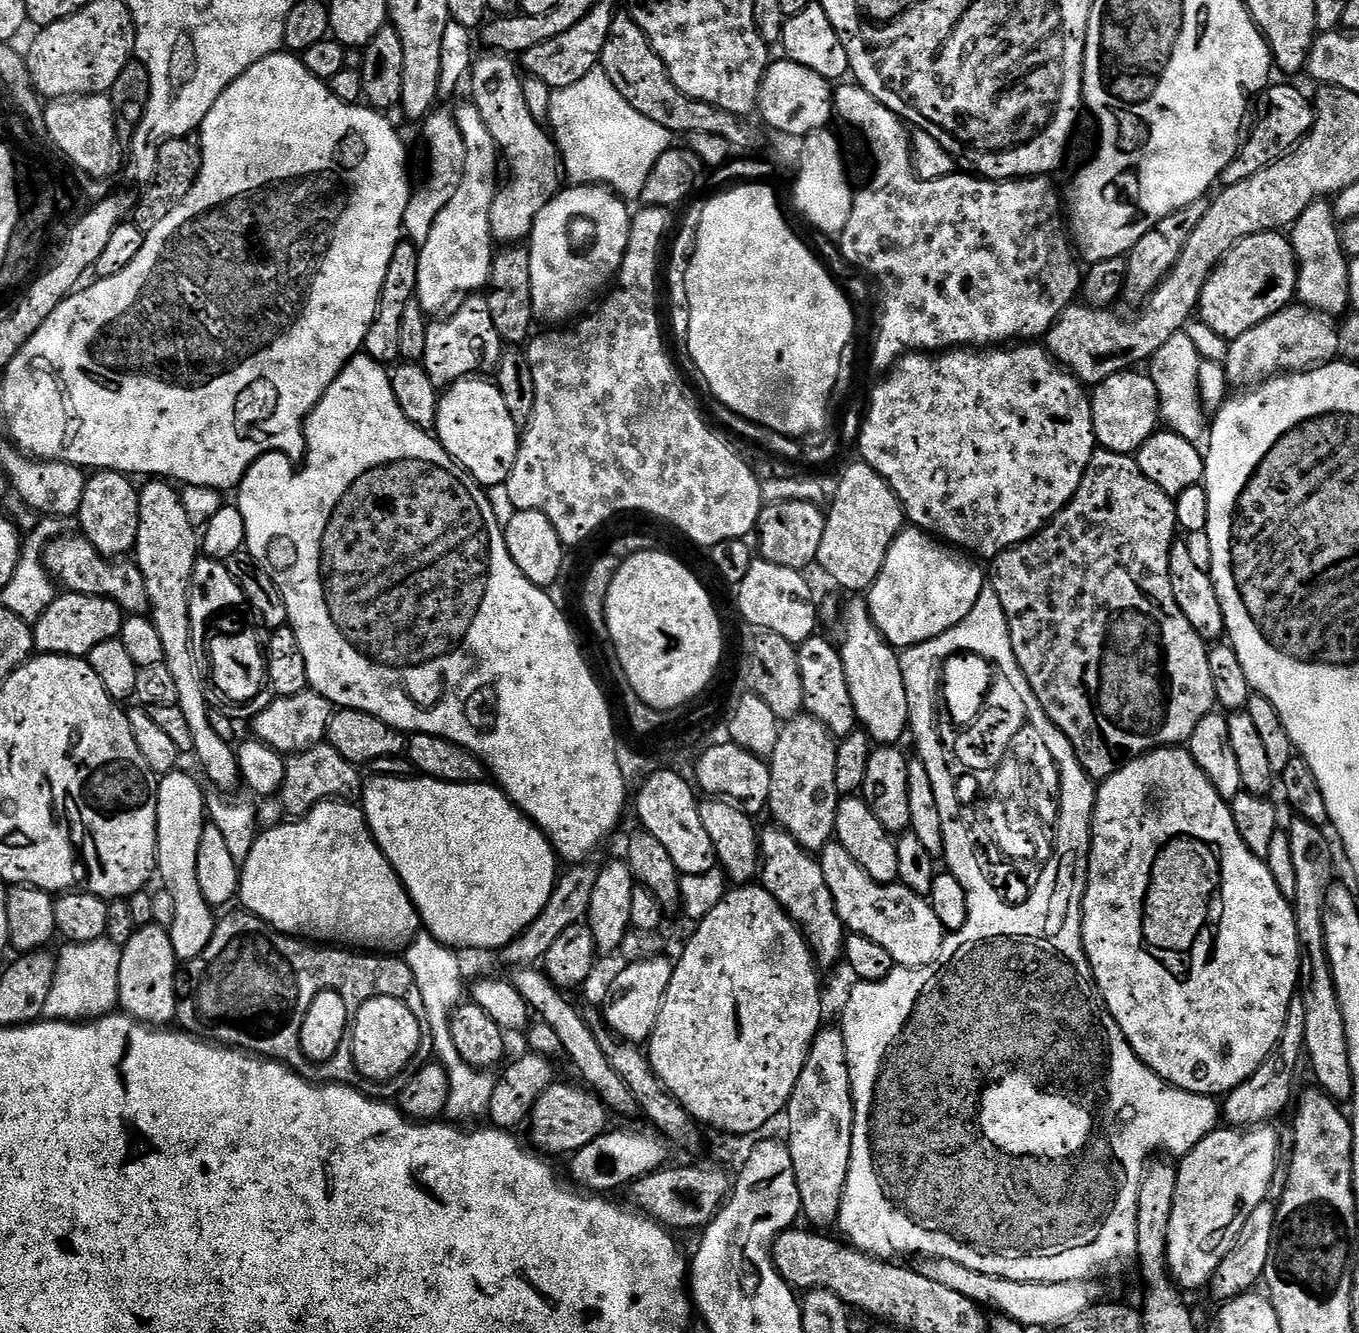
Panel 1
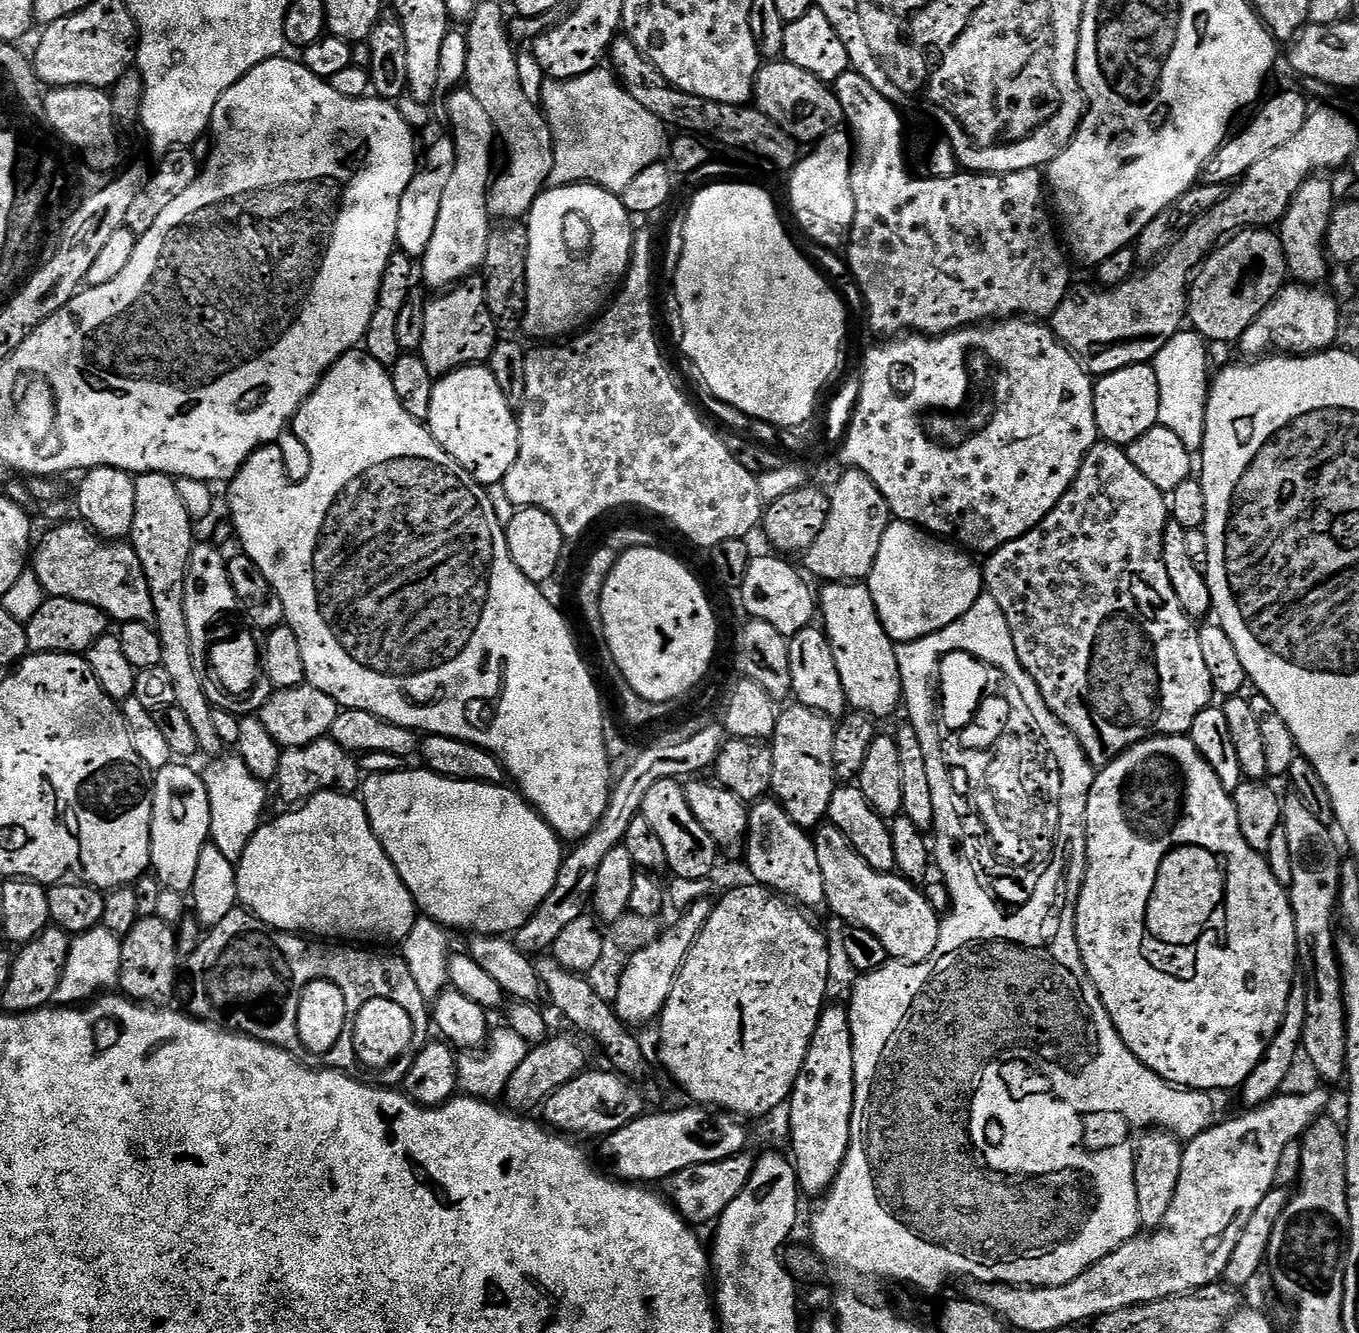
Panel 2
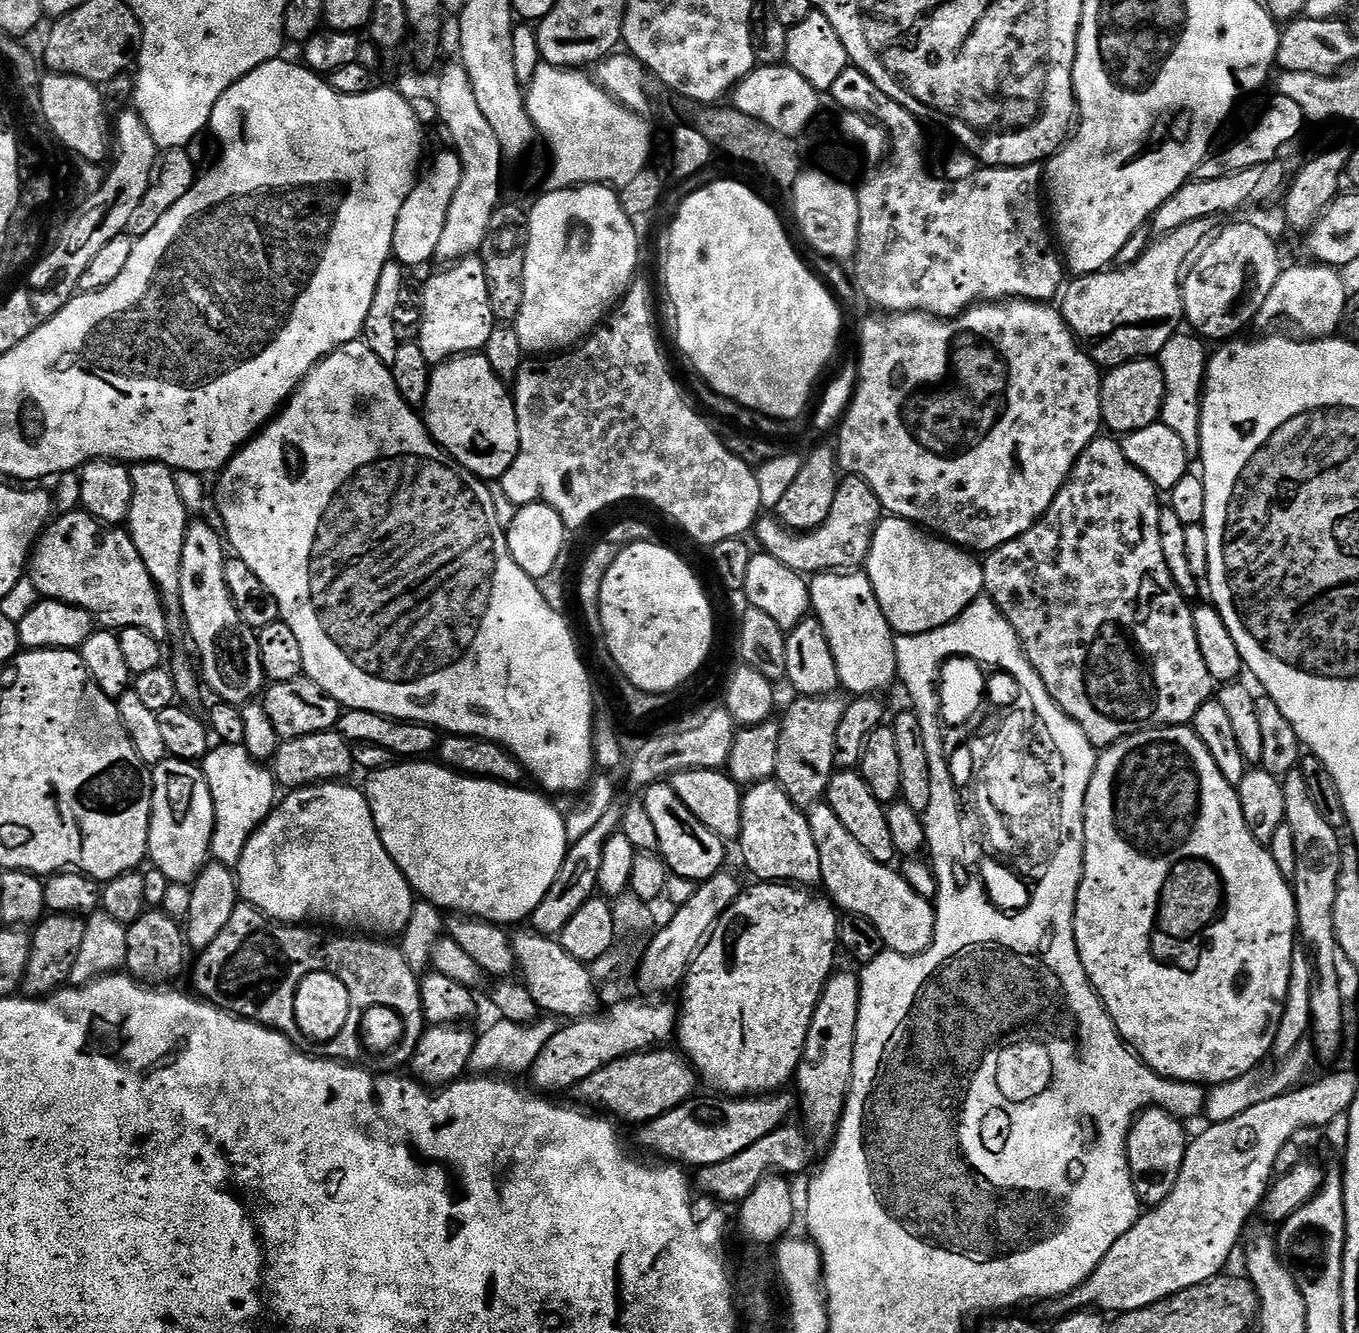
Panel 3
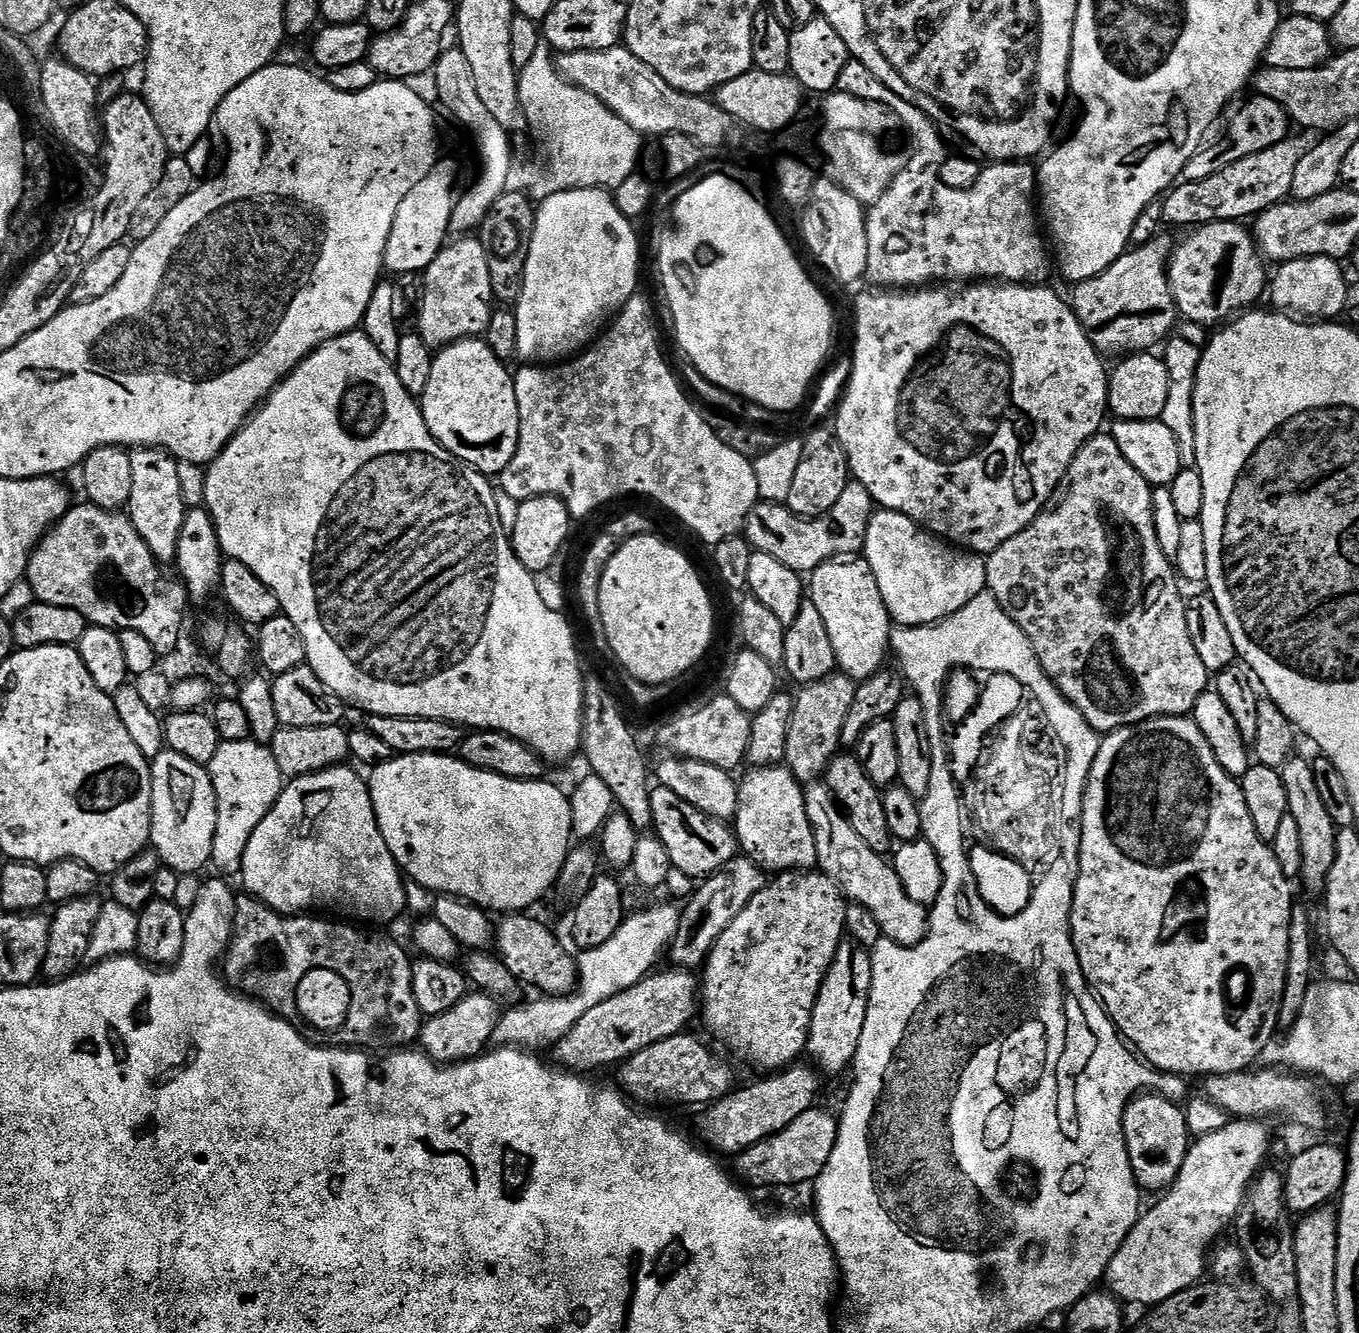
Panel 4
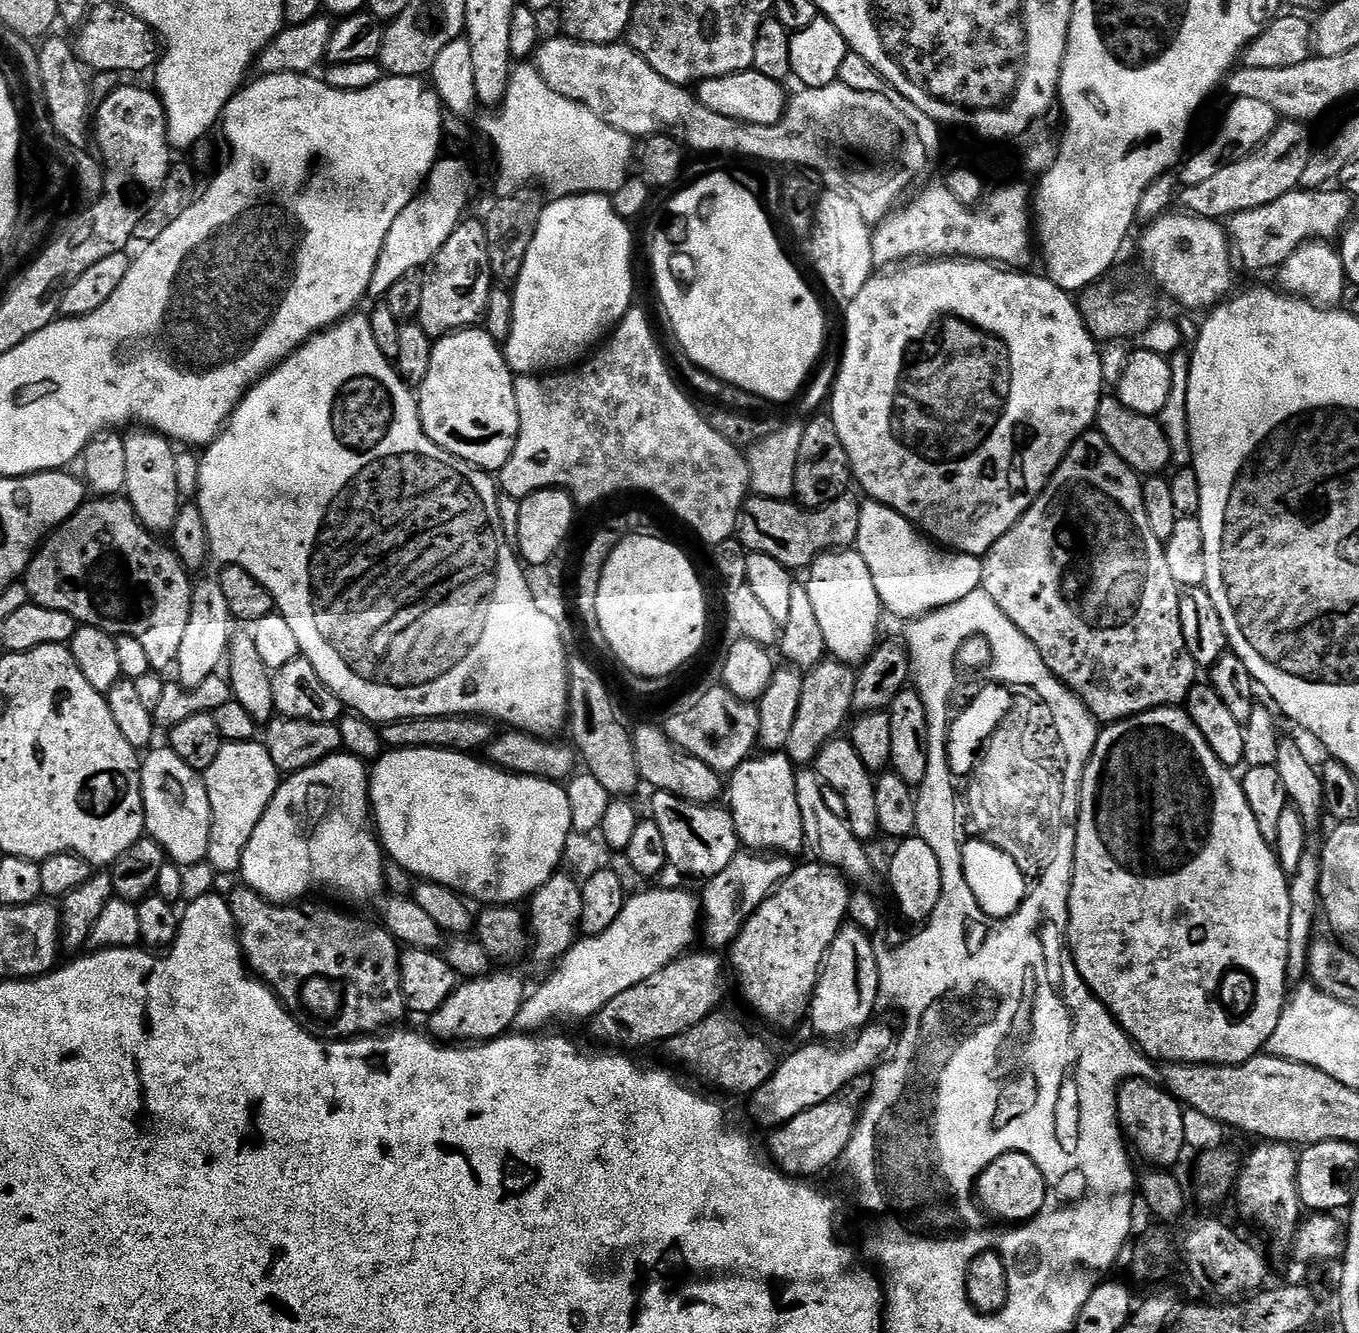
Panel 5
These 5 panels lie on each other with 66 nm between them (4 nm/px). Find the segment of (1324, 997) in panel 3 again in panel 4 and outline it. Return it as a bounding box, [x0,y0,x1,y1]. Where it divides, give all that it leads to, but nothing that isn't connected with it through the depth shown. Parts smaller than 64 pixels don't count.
[1280,758,1337,893]

